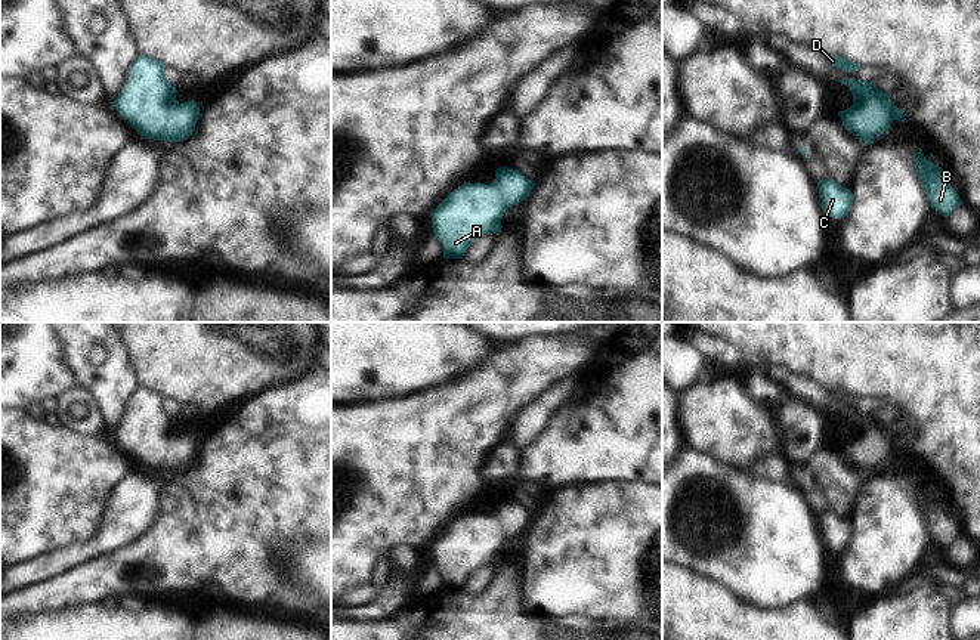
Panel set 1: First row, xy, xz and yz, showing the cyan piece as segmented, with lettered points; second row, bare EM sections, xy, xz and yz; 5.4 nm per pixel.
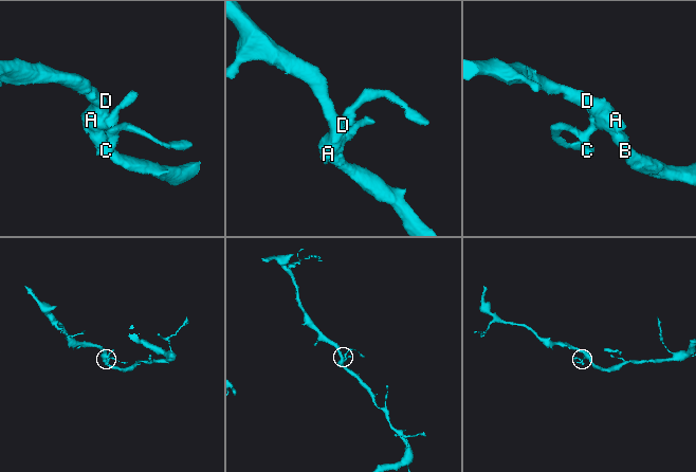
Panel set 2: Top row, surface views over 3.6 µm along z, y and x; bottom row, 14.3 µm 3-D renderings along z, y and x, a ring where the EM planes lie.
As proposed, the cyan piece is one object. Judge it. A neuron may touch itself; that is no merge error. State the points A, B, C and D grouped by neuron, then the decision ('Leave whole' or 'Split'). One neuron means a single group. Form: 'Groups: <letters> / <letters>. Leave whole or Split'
Groups: A B C D. Leave whole.

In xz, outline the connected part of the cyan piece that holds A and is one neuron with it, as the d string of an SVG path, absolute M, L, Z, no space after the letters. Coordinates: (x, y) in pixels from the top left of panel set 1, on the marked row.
M501 166L491 185L464 182L432 213L433 232L443 247L443 259L463 259L470 244L501 231L506 210L526 200L534 182Z

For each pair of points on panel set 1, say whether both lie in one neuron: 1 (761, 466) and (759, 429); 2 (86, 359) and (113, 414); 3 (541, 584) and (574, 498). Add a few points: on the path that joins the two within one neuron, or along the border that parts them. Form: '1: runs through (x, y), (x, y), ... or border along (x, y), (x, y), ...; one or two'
1: border along (782, 450), (757, 458), (747, 469); two
2: runs through (99, 373), (113, 386), (113, 401); one
3: runs through (562, 563), (574, 552), (574, 519); one

